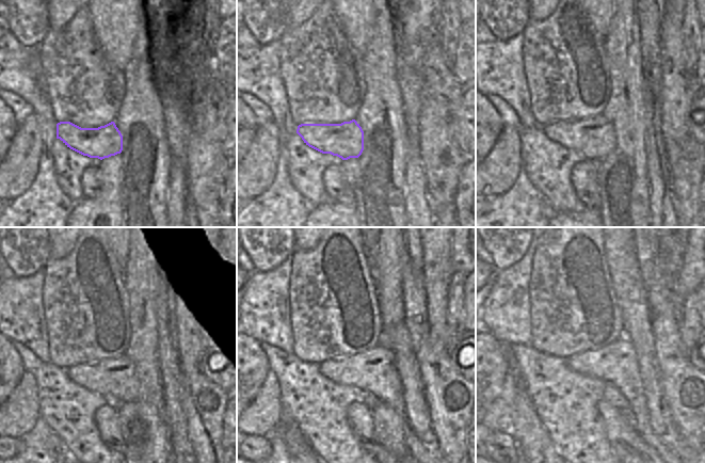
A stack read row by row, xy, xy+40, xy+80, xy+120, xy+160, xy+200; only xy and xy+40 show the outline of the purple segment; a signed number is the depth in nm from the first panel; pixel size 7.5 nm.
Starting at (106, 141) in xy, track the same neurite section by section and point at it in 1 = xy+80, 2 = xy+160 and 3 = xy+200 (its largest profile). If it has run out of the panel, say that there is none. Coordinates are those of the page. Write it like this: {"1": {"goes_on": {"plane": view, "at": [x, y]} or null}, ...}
{"1": {"goes_on": {"plane": "xy+80", "at": [593, 138]}}, "2": {"goes_on": {"plane": "xy+160", "at": [373, 370]}}, "3": {"goes_on": {"plane": "xy+200", "at": [617, 363]}}}

